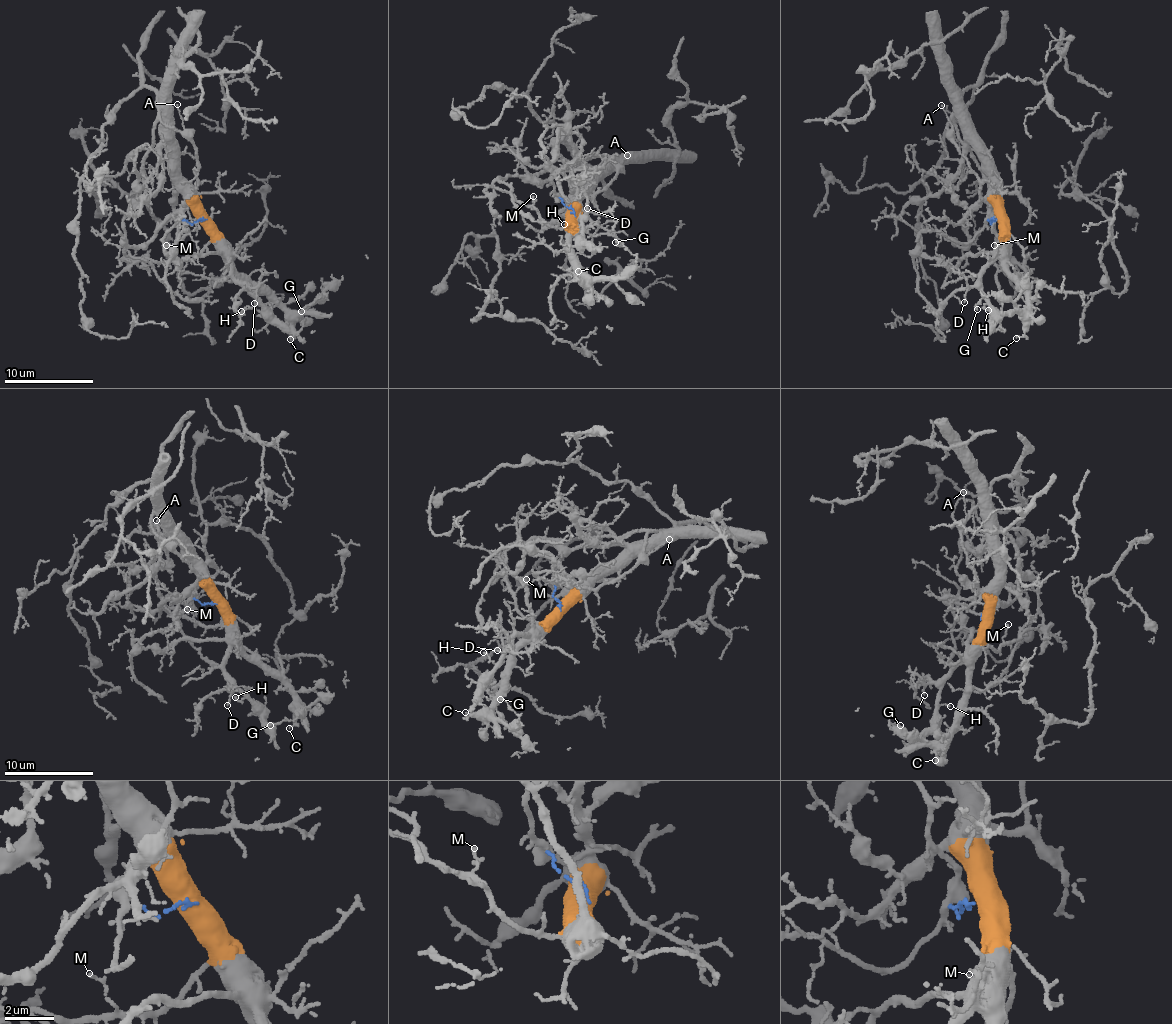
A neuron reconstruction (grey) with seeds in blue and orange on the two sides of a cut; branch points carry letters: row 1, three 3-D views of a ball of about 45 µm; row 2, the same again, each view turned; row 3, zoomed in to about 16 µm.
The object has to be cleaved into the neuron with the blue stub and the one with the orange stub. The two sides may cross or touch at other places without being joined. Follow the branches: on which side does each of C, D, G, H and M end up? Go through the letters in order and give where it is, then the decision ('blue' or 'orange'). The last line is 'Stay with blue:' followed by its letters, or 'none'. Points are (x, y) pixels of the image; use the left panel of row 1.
C: (290, 339) | orange
D: (254, 303) | orange
G: (301, 311) | orange
H: (241, 311) | orange
M: (166, 245) | orange
Stay with blue: none

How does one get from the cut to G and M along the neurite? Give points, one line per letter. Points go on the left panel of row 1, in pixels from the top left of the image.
G: (205, 218), (224, 261), (287, 311), (305, 310), (325, 297), (319, 297), (301, 310)
M: (205, 218), (210, 239), (204, 250), (192, 259), (181, 259), (166, 245)

